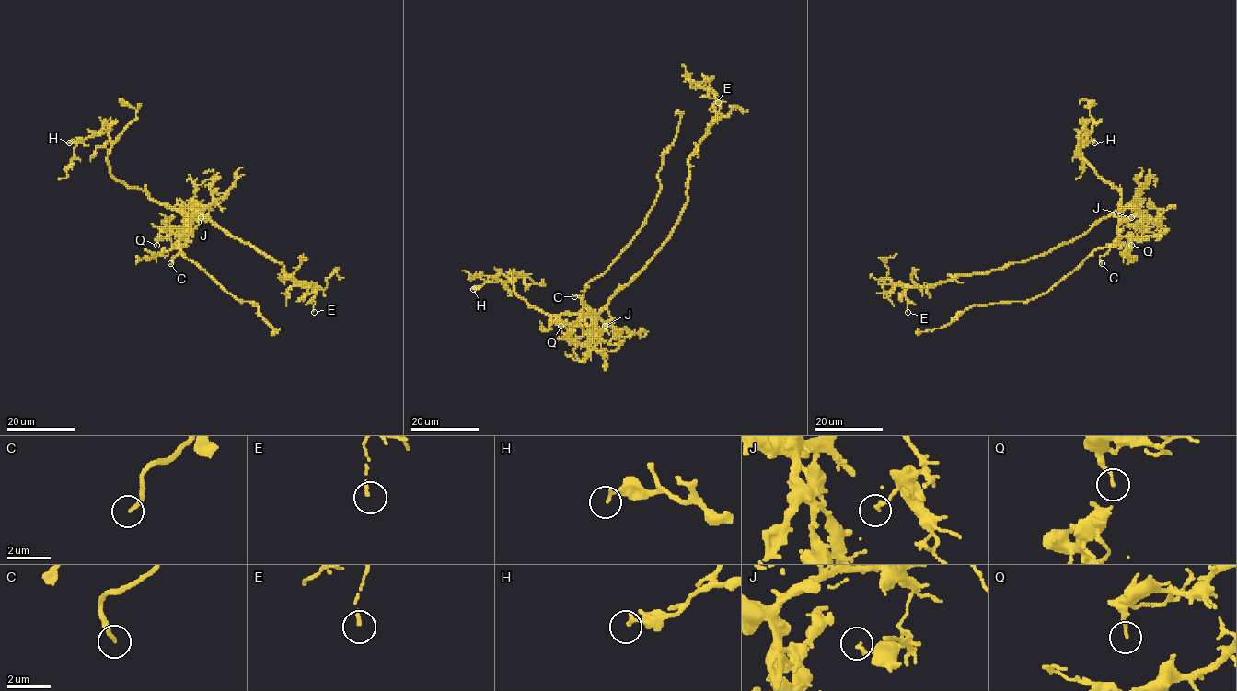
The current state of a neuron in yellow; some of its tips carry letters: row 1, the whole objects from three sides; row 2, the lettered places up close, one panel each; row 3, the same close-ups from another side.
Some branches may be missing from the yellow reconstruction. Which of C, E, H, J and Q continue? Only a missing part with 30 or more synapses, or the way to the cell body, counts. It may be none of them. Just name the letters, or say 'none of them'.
C

